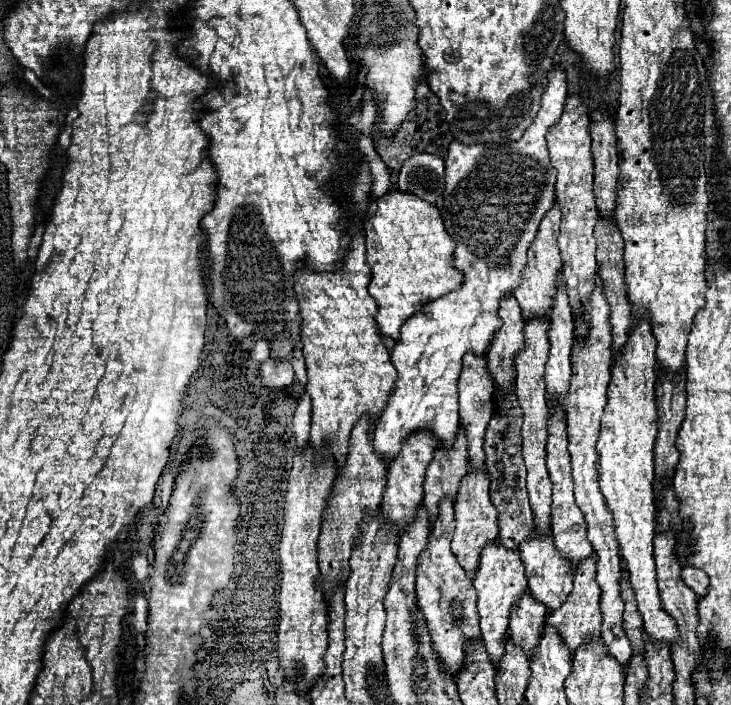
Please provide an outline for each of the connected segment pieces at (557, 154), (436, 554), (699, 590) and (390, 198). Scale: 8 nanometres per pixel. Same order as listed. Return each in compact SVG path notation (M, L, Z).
M568 96L562 118L548 130L548 150L552 166L556 168L556 202L562 206L562 226L560 226L560 256L562 256L562 274L568 284L568 298L576 320L576 334L586 332L586 322L582 320L582 302L590 298L594 288L594 272L596 272L596 240L594 240L594 224L596 224L596 202L594 202L594 160L590 152L590 118L586 114L586 106L582 98Z
M444 500L444 504L440 504L440 516L436 518L436 524L432 524L428 544L424 552L420 552L418 570L416 570L416 596L418 596L418 608L422 610L430 628L432 646L440 654L444 670L456 676L466 656L464 644L470 638L478 638L480 628L478 628L478 610L476 610L476 590L464 568L452 556L450 550L452 534L454 534L454 504L452 500Z
M684 566L682 568L682 580L698 596L704 596L704 592L708 592L708 574L704 574L702 570L698 570L694 566Z
M392 188L376 202L378 210L372 216L372 230L366 232L366 262L372 268L368 292L378 306L376 322L380 332L398 340L400 326L428 300L456 290L462 284L462 274L452 268L454 240L444 230L434 204L398 188Z

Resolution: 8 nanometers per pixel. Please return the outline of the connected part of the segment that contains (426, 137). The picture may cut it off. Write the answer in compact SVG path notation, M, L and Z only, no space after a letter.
M420 80L418 88L416 88L416 110L406 116L406 120L402 122L400 130L396 132L396 136L392 140L376 138L374 146L376 146L376 152L386 162L388 168L400 170L400 164L416 152L430 152L430 154L444 158L448 154L450 142L452 142L452 134L450 134L450 128L448 128L448 122L446 122L446 112L440 106L438 96L428 88L428 84L424 80Z

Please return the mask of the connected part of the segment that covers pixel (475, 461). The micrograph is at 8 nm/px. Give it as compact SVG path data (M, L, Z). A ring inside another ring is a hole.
M466 352L464 356L464 370L458 380L458 392L460 392L460 422L464 426L464 434L468 438L468 456L470 464L476 468L484 466L484 432L488 426L488 420L492 416L492 374L488 372L486 356L476 356L474 352Z

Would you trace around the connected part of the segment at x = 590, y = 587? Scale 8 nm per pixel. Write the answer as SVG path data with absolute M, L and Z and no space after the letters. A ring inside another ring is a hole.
M596 554L588 556L588 560L582 560L578 568L574 570L574 590L568 594L564 604L548 616L548 624L556 626L560 636L564 638L566 646L570 650L576 650L584 642L588 642L592 636L600 636L600 624L602 624L602 612L600 612L600 586L596 584Z

